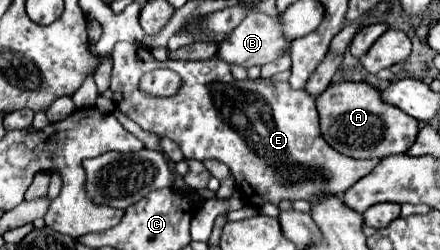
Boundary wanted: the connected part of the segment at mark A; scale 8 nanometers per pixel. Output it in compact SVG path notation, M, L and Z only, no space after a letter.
M332 83L316 97L316 107L320 115L322 139L338 153L354 159L382 159L394 153L406 153L420 129L414 117L398 111L398 107L382 103L382 99L378 99L378 89L368 83Z

